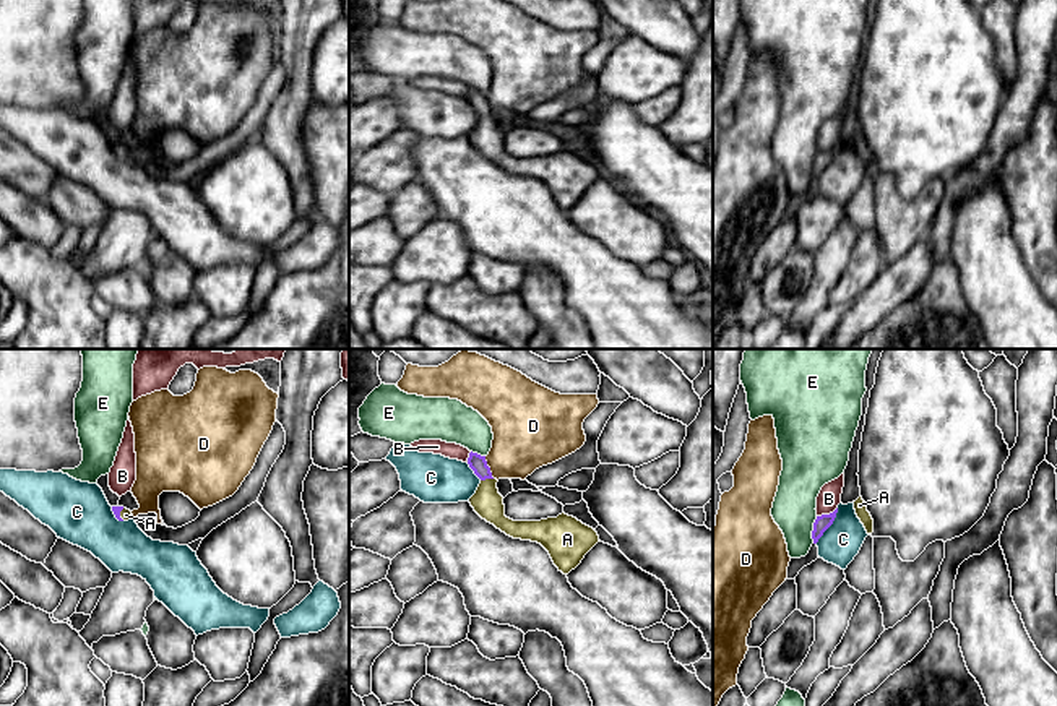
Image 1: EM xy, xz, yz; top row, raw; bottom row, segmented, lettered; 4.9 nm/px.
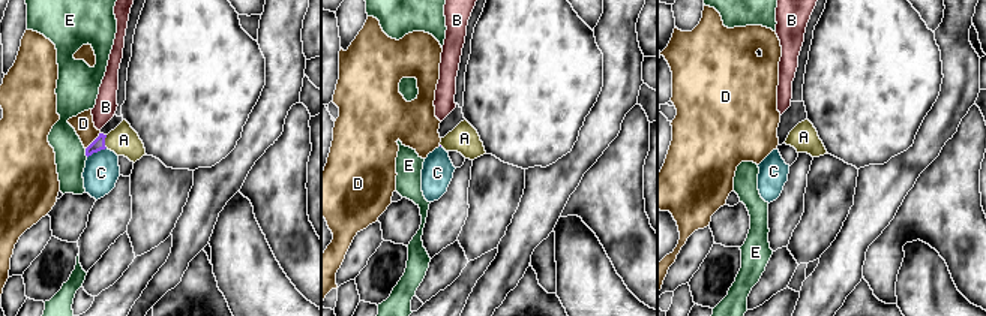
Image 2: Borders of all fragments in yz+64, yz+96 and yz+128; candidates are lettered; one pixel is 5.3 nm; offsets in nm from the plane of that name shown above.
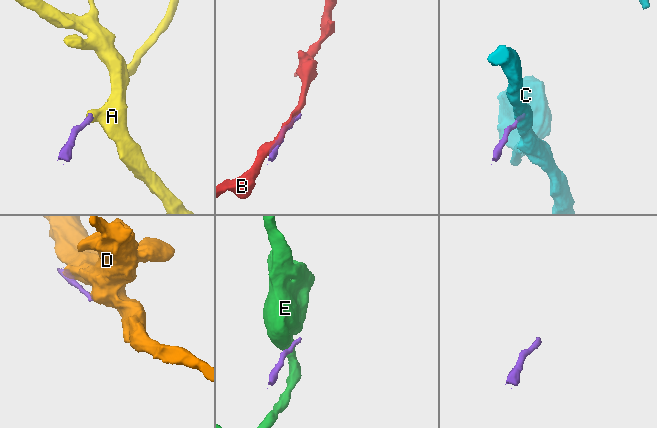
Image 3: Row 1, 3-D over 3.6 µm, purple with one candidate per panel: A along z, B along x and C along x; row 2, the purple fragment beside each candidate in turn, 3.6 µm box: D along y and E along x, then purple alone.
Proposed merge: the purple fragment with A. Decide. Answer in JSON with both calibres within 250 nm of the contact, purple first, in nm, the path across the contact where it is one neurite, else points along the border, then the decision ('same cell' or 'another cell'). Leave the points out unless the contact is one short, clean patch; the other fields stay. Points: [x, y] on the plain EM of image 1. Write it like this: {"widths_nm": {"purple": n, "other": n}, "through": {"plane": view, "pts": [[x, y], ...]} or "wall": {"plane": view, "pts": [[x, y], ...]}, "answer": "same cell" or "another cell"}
{"widths_nm": {"purple": 90, "other": 150}, "through": {"plane": "xz", "pts": [[478, 99], [486, 114], [487, 138]]}, "answer": "same cell"}

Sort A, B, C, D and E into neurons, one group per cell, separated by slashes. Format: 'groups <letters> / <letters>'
groups A / B / C / D / E

